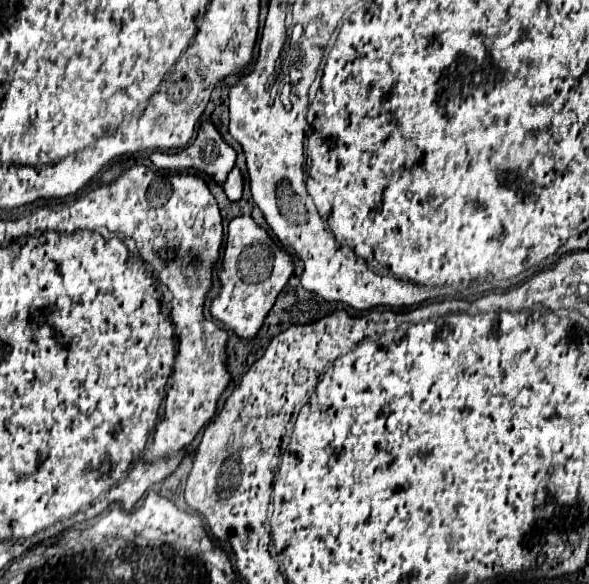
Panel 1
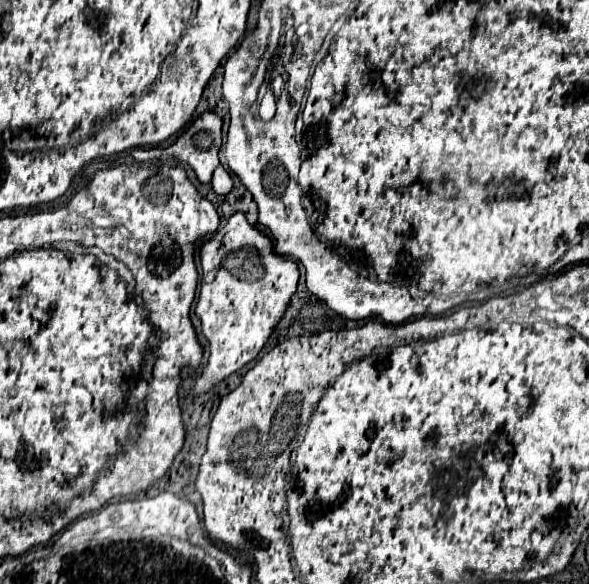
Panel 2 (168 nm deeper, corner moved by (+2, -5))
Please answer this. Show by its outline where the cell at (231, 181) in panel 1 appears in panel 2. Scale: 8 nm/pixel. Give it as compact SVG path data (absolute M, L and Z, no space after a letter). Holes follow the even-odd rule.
M218 167L214 171L214 177L212 177L212 189L218 193L218 195L228 195L232 191L234 183L232 183L232 177L230 173L224 169L224 167Z

